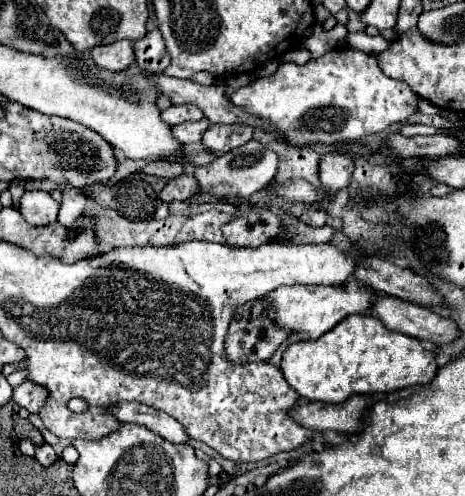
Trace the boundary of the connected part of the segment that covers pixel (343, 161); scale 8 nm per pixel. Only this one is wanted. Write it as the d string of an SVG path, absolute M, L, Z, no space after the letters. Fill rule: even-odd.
M328 152L320 156L318 162L318 178L324 188L338 192L350 186L352 182L352 170L354 170L354 160L346 154L336 154Z

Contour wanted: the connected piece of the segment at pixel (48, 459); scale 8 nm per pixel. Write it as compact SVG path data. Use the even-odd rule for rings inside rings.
M42 444L42 446L36 446L36 456L34 456L42 466L50 466L54 460L56 460L56 452L52 450L52 446L48 444Z

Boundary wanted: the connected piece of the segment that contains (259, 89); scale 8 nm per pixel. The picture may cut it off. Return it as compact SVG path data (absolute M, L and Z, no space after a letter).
M338 46L324 56L306 62L304 66L298 64L280 64L278 70L270 78L258 78L250 86L240 88L236 94L230 96L232 104L244 108L246 112L256 114L262 120L272 122L280 132L282 138L296 144L298 148L308 144L336 144L336 142L354 142L368 134L376 134L386 130L390 124L404 124L412 114L418 112L420 98L408 88L404 82L396 82L382 74L376 64L376 54L366 54L356 48Z

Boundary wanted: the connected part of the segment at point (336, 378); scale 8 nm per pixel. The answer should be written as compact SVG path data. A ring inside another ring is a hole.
M370 314L346 316L320 340L302 340L284 350L280 370L302 398L340 404L352 394L388 394L406 386L430 384L438 372L434 348L418 338L388 330Z

